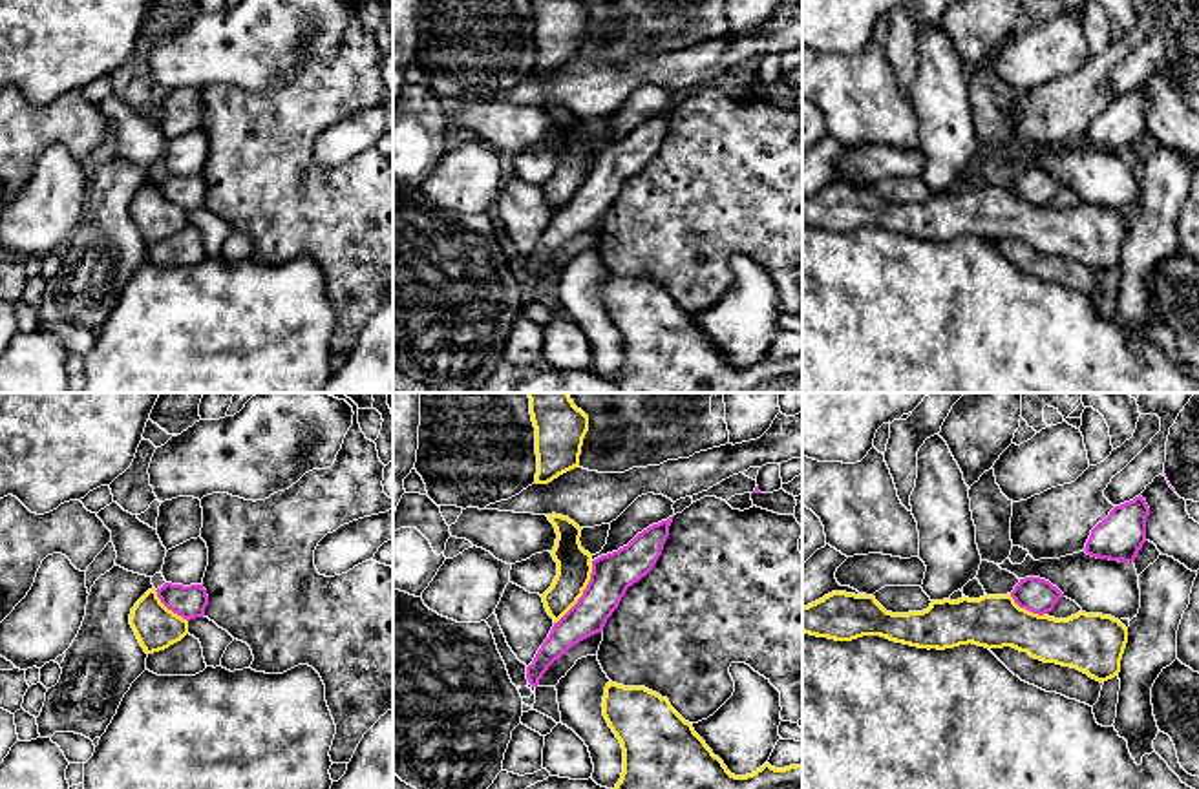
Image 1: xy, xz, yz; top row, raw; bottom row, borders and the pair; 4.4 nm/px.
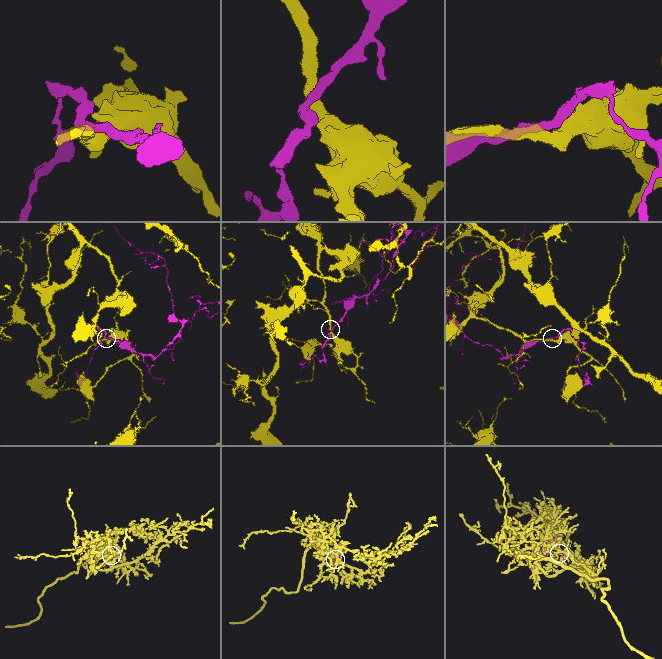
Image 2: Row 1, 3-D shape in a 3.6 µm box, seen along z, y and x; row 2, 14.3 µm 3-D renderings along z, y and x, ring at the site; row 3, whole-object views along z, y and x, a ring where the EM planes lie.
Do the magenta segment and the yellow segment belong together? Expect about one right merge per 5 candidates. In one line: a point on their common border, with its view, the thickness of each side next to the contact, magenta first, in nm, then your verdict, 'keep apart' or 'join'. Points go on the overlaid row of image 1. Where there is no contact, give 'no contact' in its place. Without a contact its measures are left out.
xz (583, 594) | 180/150 nm | keep apart

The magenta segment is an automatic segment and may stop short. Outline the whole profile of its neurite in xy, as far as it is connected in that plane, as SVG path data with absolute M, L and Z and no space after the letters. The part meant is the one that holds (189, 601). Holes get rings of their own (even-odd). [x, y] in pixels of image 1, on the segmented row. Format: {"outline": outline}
{"outline": "M164 583L155 592L161 603L168 610L181 615L186 621L205 615L208 595L203 584L183 586L183 584Z"}

